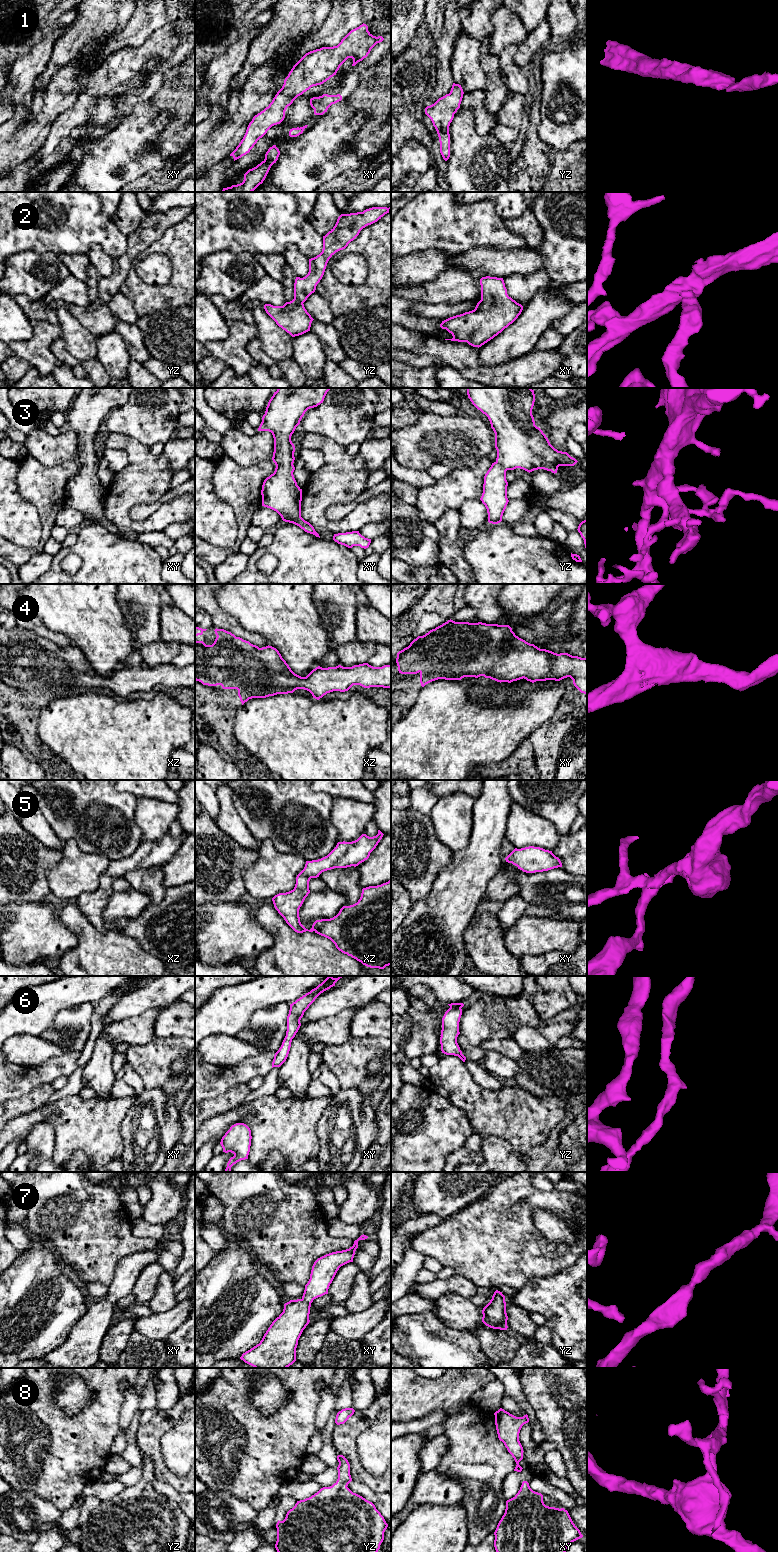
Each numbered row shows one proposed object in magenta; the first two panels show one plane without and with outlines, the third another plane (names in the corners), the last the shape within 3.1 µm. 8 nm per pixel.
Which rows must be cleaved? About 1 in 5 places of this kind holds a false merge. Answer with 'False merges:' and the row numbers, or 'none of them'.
False merges: none of them

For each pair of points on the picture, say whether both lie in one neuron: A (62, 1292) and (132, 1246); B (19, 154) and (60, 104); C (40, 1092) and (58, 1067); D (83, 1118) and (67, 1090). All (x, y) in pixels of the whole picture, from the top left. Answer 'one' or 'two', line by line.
A: two
B: one
C: two
D: two

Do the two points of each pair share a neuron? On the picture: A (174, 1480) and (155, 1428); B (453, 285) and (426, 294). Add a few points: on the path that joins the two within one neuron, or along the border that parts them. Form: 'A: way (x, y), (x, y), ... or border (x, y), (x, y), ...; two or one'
A: way (161, 1469), (154, 1453), (154, 1441); one
B: way (446, 289), (433, 292); one

